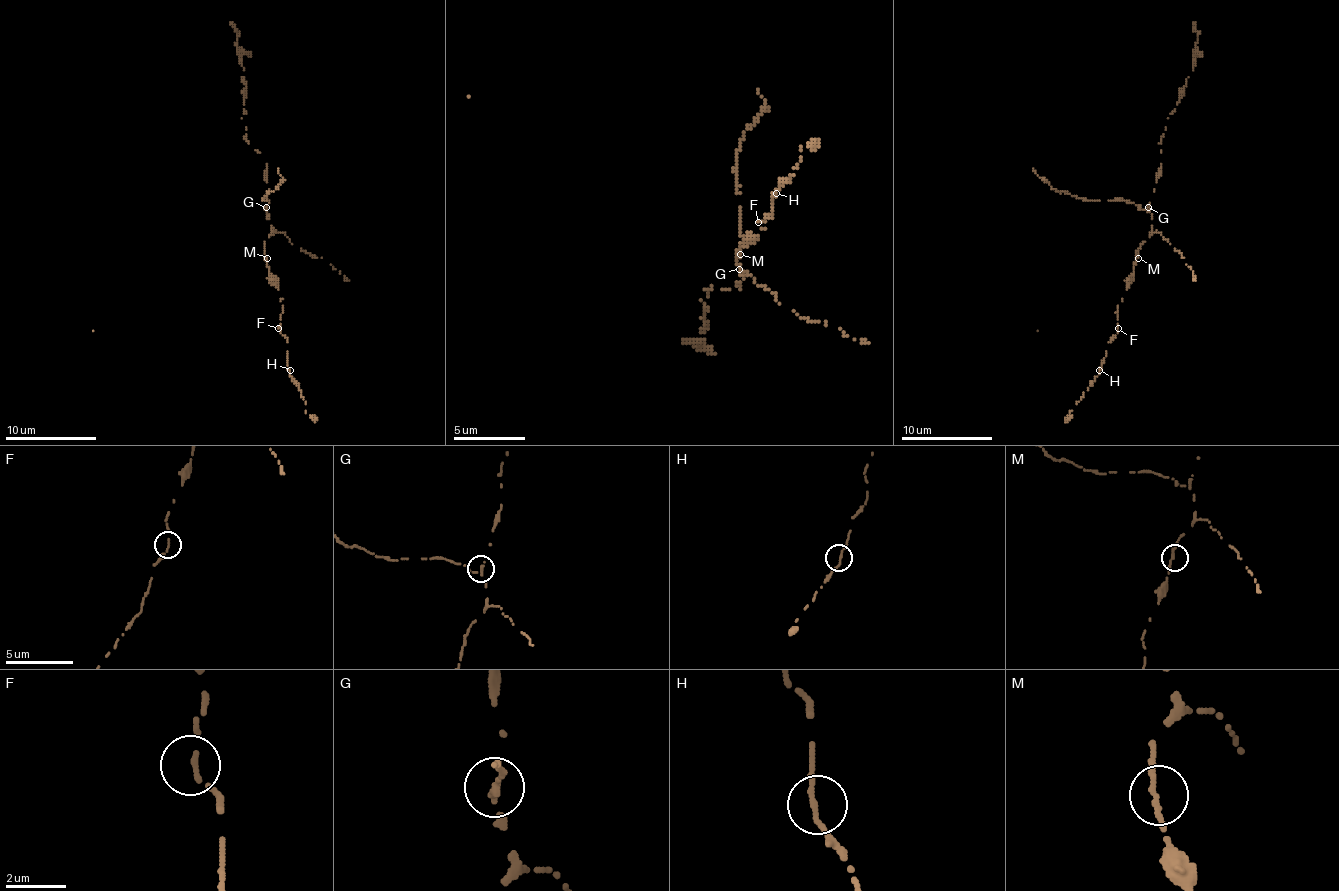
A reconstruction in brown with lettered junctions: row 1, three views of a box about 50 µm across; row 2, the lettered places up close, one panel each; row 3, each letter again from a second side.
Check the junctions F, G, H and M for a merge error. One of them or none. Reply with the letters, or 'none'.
G

